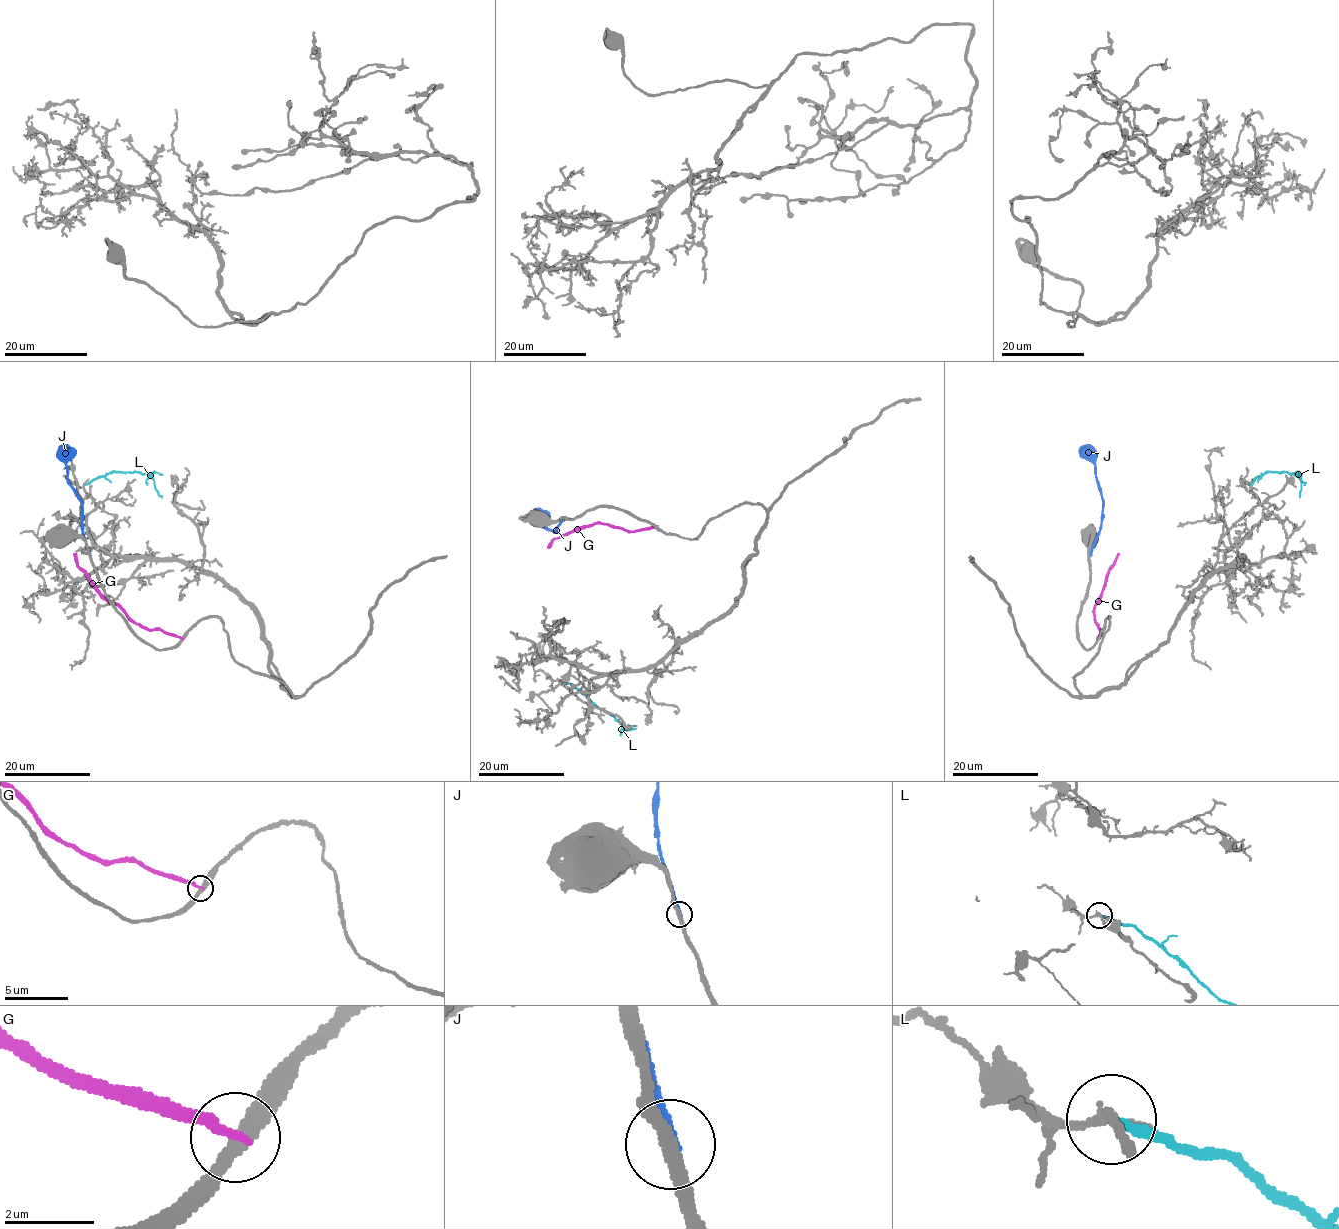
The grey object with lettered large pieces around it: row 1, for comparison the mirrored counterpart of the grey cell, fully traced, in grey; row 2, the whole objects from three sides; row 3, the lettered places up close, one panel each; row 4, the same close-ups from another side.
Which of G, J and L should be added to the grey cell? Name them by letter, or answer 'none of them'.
none of them

